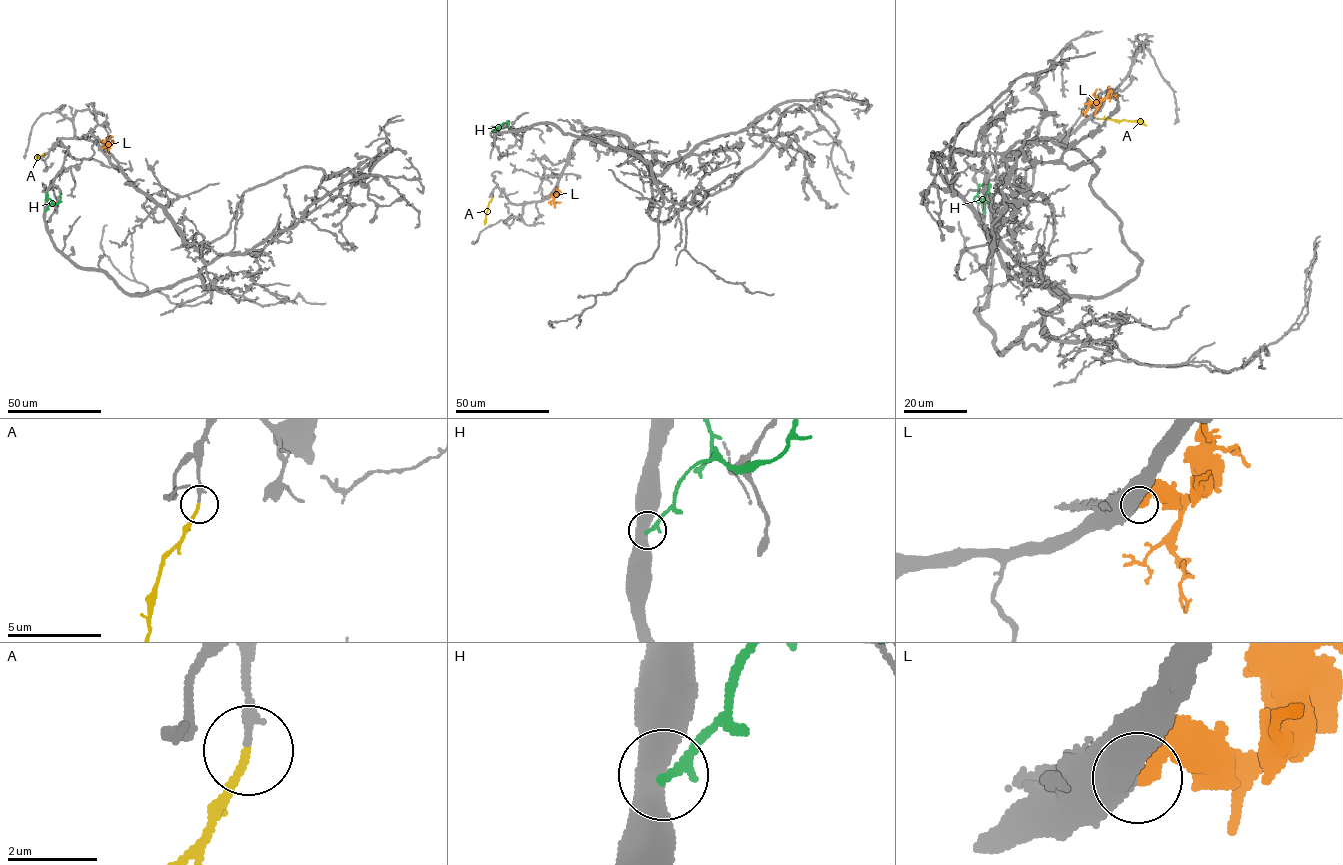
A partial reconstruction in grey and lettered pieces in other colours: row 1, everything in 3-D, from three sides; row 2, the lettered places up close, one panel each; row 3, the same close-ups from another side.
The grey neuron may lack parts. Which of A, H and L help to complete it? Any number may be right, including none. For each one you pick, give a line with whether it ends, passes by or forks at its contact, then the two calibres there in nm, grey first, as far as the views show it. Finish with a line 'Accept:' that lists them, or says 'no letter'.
A: it ends there; 240 nm thick on the grey side, 180 nm on the other
Accept: A

